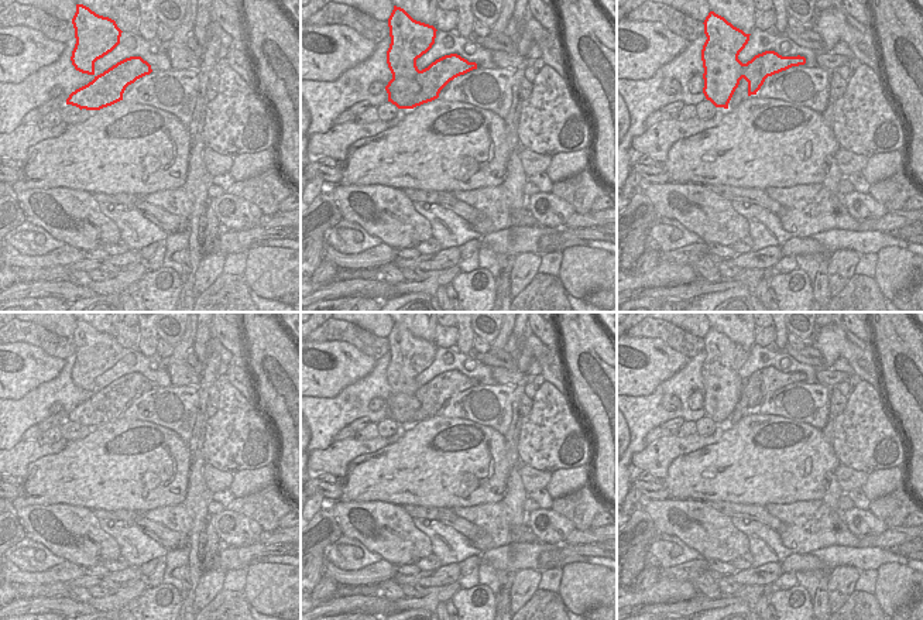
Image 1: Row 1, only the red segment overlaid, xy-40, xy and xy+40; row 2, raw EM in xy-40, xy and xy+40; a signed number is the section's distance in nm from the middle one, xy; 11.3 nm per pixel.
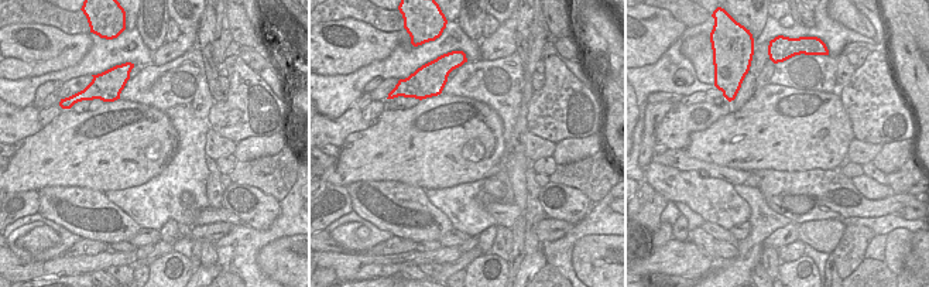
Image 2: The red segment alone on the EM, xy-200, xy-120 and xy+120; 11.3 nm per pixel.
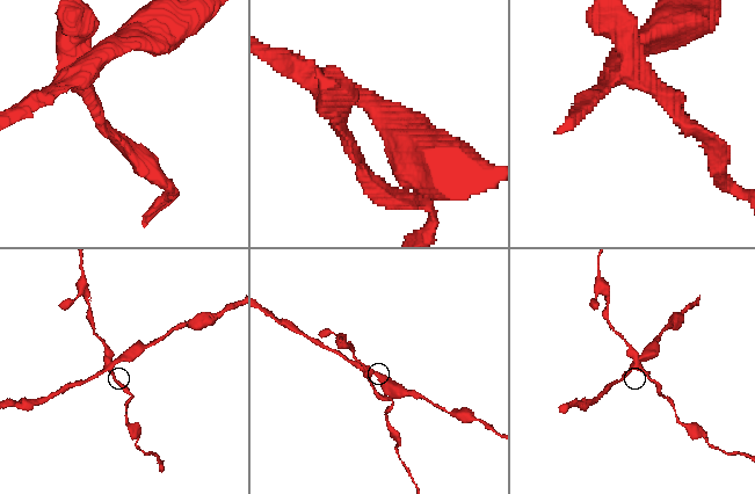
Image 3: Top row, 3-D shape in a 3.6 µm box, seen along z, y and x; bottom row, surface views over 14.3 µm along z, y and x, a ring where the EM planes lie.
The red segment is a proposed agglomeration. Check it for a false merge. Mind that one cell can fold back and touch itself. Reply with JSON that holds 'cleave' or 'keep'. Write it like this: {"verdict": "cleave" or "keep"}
{"verdict": "cleave"}

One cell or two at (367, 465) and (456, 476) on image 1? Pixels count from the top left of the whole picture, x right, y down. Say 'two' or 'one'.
one

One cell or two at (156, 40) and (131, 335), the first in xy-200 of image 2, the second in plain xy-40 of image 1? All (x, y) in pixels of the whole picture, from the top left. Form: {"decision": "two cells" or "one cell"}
{"decision": "two cells"}

